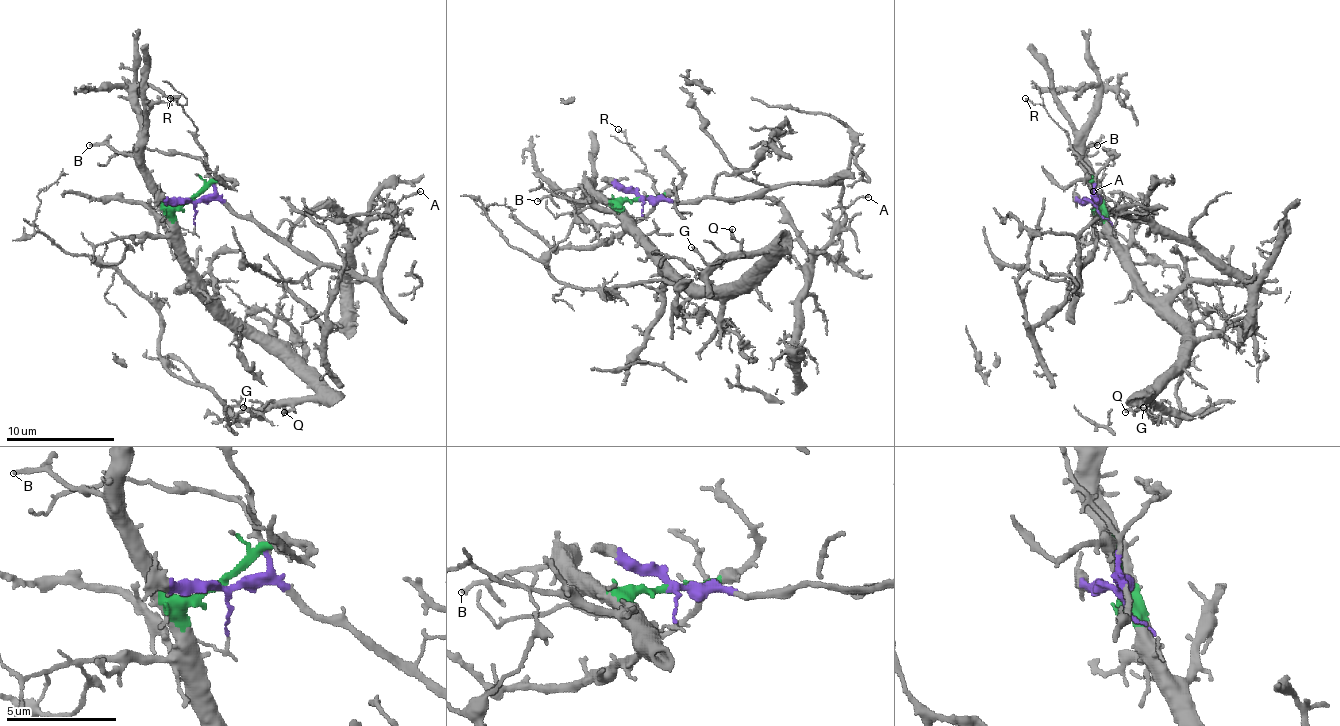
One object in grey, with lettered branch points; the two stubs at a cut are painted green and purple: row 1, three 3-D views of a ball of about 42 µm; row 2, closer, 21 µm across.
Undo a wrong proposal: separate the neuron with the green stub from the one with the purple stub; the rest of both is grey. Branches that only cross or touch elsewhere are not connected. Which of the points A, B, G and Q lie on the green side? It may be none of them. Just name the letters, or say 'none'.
B, G, Q

